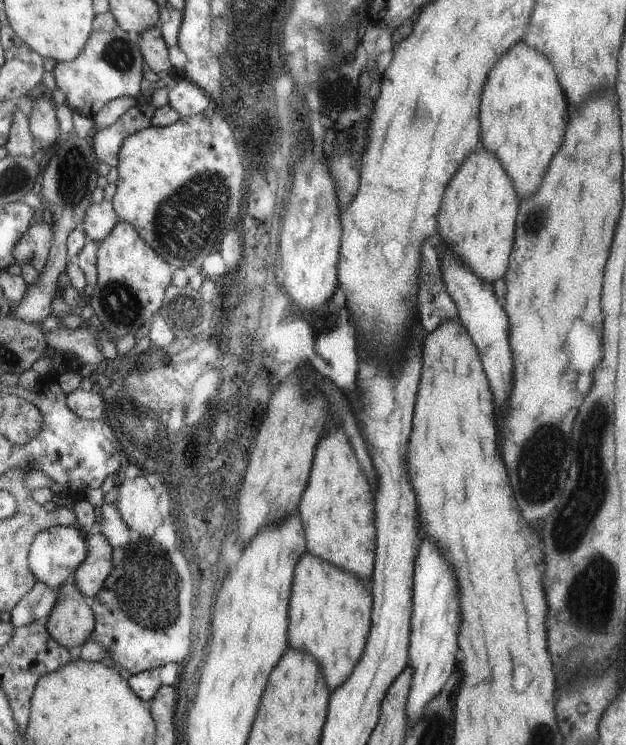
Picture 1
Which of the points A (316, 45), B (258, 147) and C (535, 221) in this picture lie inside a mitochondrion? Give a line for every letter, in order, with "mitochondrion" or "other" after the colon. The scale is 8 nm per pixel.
A: other
B: other
C: mitochondrion

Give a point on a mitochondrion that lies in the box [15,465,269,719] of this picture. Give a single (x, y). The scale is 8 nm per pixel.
(146, 596)

